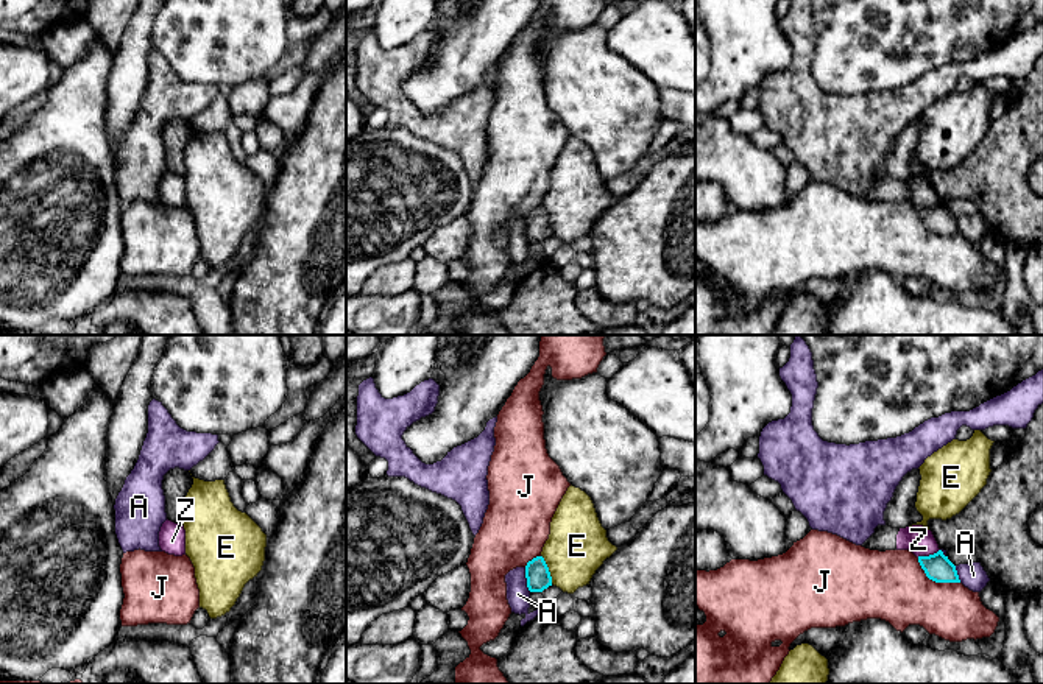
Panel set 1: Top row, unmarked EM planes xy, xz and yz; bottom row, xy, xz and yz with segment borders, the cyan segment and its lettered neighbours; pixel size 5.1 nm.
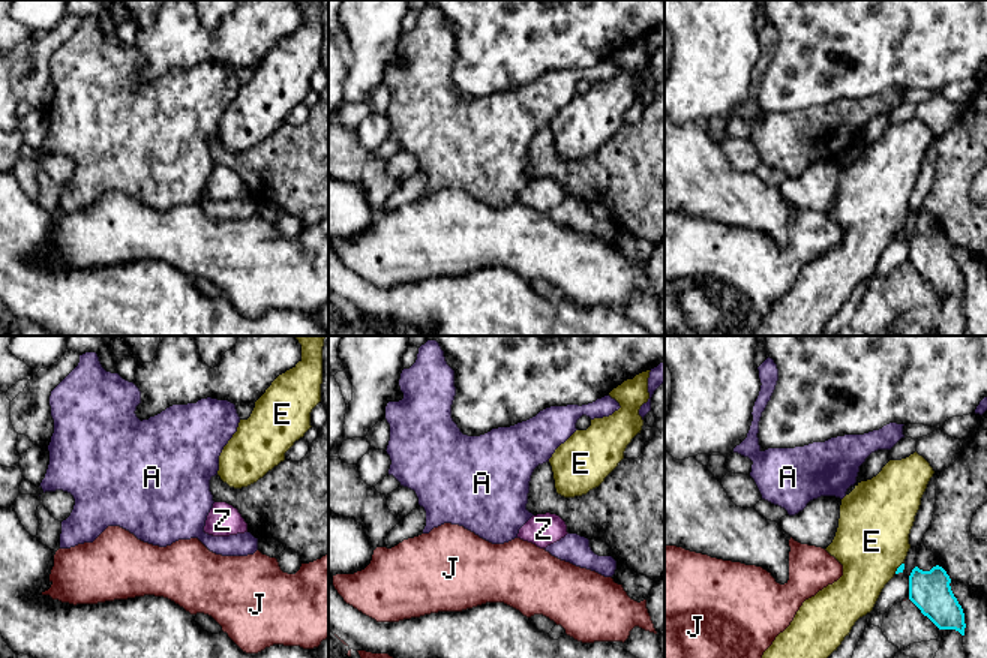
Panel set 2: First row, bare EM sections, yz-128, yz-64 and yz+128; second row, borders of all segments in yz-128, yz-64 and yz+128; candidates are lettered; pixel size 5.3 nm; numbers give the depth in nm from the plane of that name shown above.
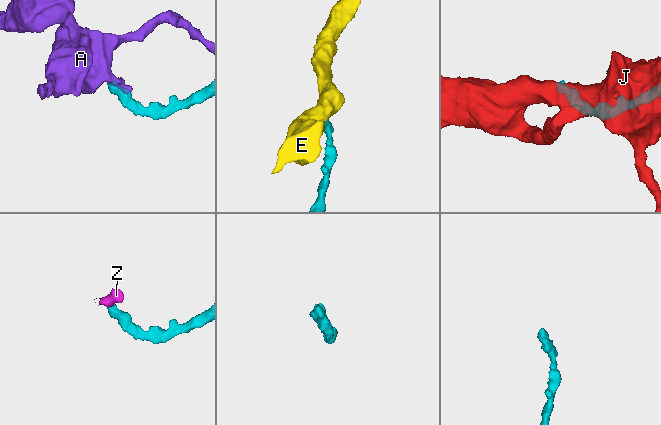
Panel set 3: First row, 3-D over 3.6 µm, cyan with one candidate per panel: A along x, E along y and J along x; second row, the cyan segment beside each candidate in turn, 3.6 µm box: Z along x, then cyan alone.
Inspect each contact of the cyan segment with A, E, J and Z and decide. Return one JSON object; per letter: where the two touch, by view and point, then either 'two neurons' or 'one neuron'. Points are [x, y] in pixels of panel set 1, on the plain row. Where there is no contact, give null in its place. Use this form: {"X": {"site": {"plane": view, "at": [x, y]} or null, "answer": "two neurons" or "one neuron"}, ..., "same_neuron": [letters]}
{"A": {"site": {"plane": "xz", "at": [527, 231]}, "answer": "two neurons"}, "E": {"site": {"plane": "xz", "at": [548, 220]}, "answer": "two neurons"}, "J": {"site": {"plane": "yz", "at": [934, 231]}, "answer": "two neurons"}, "Z": {"site": {"plane": "yz", "at": [929, 206]}, "answer": "one neuron"}, "same_neuron": ["Z"]}

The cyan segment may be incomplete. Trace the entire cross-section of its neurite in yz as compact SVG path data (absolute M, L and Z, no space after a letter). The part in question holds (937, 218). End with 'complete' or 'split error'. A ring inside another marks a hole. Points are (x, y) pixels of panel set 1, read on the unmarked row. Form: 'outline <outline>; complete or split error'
outline M878 176L875 184L862 195L870 201L909 201L935 234L960 234L956 217L943 206L931 181L923 176L892 179Z; split error

